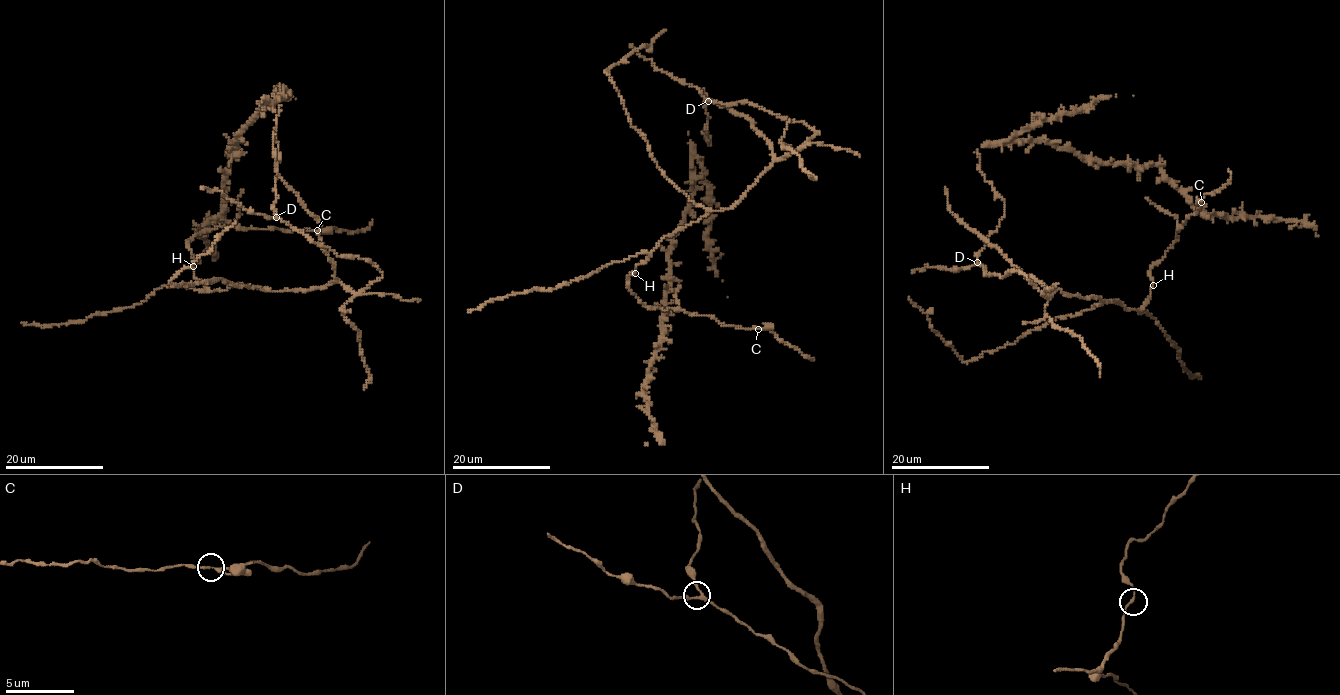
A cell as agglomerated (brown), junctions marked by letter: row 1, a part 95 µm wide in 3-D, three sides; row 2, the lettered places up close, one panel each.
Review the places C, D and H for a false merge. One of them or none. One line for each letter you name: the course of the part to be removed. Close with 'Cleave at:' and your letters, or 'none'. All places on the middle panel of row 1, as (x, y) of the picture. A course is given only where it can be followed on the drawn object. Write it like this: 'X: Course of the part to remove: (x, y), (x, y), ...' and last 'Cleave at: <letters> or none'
Cleave at: none

